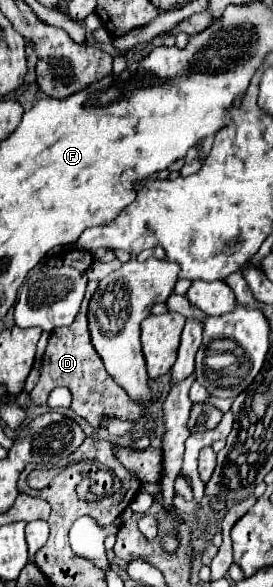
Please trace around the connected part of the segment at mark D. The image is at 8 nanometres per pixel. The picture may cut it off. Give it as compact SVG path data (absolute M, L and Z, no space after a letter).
M90 282L88 284L82 308L80 308L74 324L66 326L66 328L56 328L52 332L52 338L48 342L48 348L46 348L46 354L44 354L44 362L42 362L42 374L40 374L38 384L30 392L30 400L34 404L46 404L46 398L48 398L52 388L66 386L72 392L70 408L80 418L84 418L92 428L102 428L104 426L102 424L104 418L118 418L118 420L136 422L136 420L140 420L144 416L144 408L140 404L134 404L134 400L130 400L126 396L126 390L120 388L112 380L112 376L106 372L100 356L94 352L94 348L90 344L86 310L88 310L88 300L92 298L96 286L98 286L98 282Z

